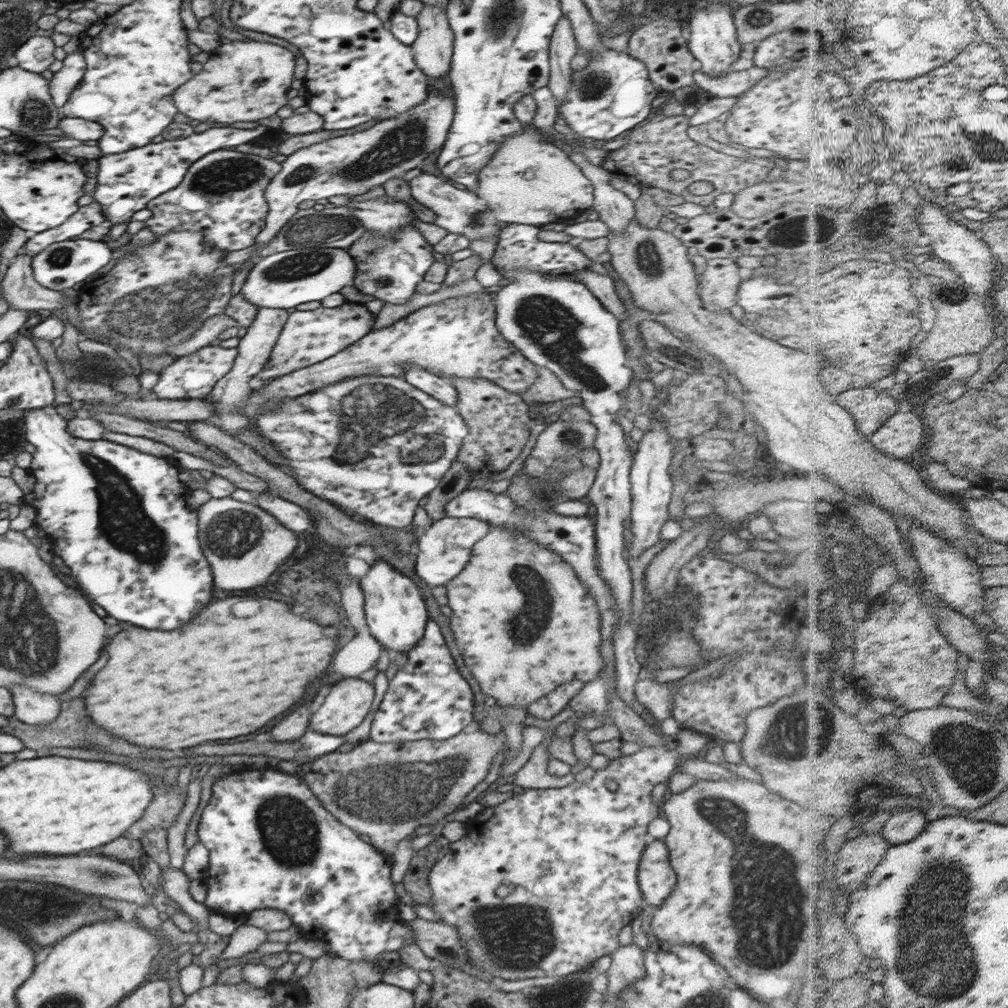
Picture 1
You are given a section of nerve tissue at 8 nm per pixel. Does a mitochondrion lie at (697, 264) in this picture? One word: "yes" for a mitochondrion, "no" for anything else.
no

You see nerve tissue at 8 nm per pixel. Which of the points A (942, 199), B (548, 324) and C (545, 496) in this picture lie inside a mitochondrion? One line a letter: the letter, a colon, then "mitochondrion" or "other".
A: other
B: mitochondrion
C: other

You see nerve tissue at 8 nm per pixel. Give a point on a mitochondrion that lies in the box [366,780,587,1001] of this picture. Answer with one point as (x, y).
(511, 938)

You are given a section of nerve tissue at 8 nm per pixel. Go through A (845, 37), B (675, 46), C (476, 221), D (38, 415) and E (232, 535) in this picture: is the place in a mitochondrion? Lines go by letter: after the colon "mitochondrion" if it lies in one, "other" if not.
A: other
B: other
C: mitochondrion
D: other
E: mitochondrion

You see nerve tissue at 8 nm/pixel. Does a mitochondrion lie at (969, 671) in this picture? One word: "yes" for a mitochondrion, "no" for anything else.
no

